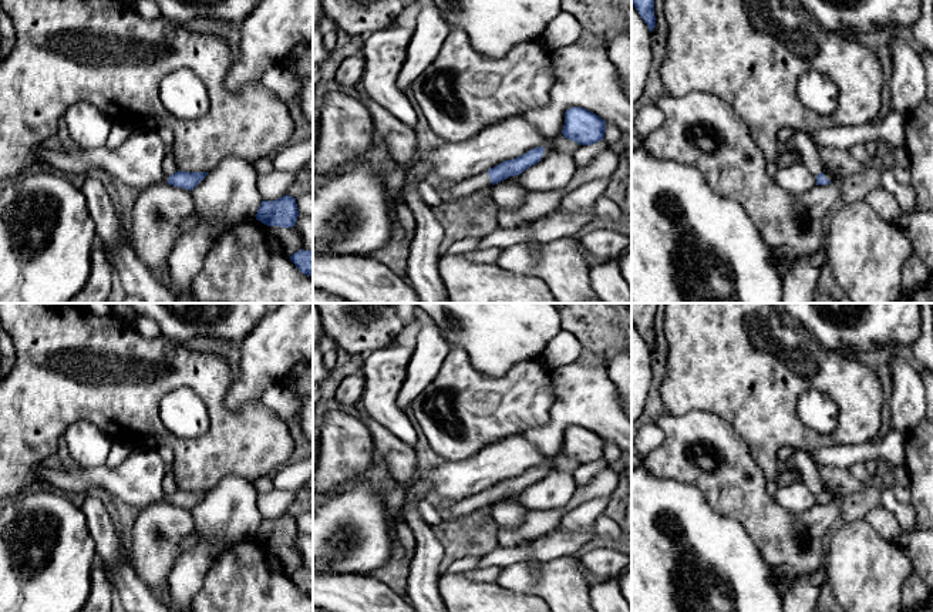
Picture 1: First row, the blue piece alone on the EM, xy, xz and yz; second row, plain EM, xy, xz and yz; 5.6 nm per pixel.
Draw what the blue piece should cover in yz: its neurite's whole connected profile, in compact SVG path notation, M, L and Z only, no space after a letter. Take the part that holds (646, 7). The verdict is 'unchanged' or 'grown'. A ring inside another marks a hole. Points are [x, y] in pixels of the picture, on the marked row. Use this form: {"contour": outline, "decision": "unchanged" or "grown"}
{"contour": "M631 0L631 3L651 33L656 27L654 0Z", "decision": "unchanged"}

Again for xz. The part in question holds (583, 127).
{"contour": "M573 107L565 112L562 134L579 145L593 145L604 139L606 121L586 108Z", "decision": "unchanged"}

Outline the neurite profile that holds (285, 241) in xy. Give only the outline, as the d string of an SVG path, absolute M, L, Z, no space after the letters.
M269 226L267 243L274 253L286 258L303 249L302 239L293 228Z

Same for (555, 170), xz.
M548 147L540 161L519 175L519 182L526 191L563 191L570 184L576 169L572 155Z

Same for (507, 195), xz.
M501 181L489 186L491 198L499 209L513 211L523 205L528 191L516 184Z

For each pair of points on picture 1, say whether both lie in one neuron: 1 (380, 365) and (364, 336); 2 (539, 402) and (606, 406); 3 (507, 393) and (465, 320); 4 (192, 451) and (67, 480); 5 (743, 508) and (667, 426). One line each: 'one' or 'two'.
1: two
2: two
3: two
4: two
5: one

